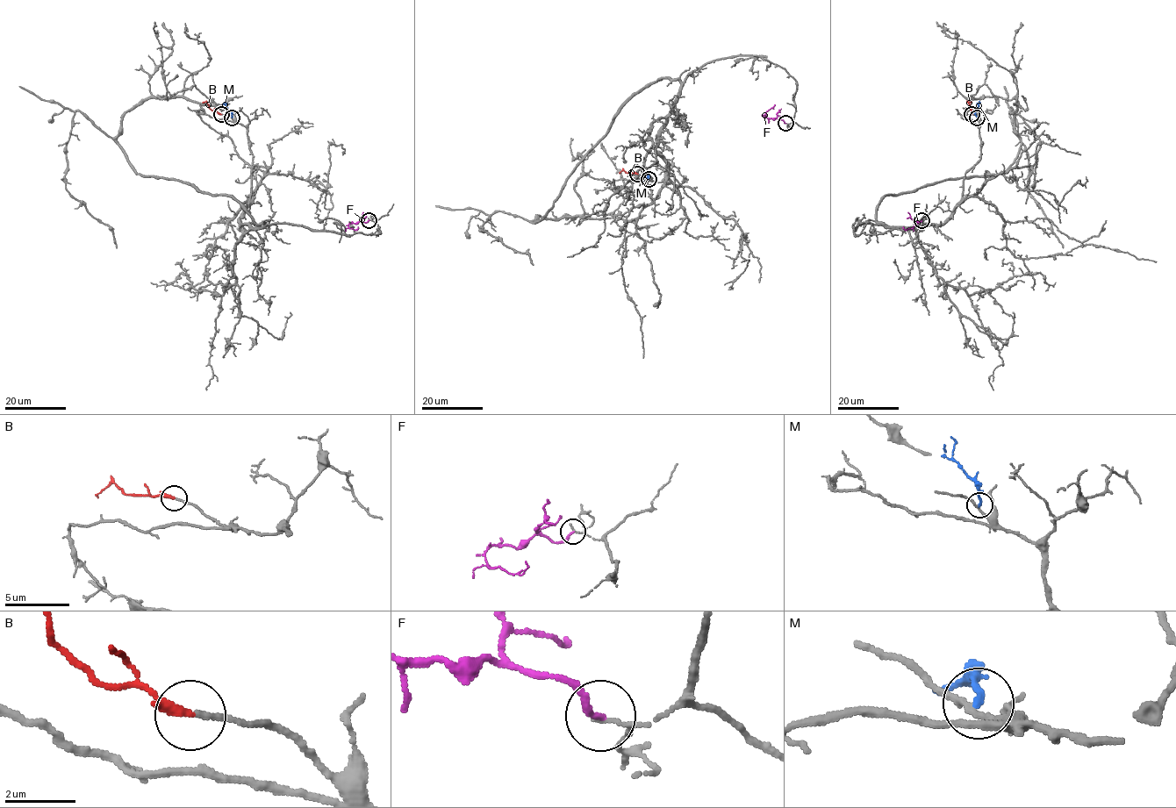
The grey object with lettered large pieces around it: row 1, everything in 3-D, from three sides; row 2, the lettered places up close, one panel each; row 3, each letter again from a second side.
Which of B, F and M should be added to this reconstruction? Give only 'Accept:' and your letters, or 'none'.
Accept: B

